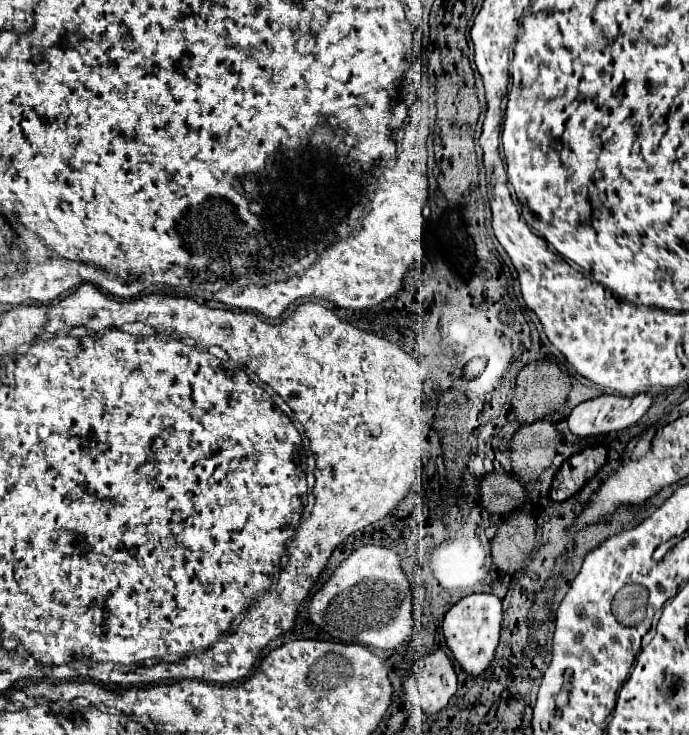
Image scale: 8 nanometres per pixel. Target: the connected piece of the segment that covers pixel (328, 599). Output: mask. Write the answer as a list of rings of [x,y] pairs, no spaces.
[[[364,545],[356,549],[344,563],[336,567],[330,579],[322,585],[322,589],[318,589],[312,595],[308,605],[308,619],[312,621],[312,625],[316,625],[332,639],[338,639],[342,643],[360,643],[380,651],[388,651],[404,643],[412,635],[414,621],[412,621],[412,589],[408,577],[400,567],[400,557],[382,545]]]

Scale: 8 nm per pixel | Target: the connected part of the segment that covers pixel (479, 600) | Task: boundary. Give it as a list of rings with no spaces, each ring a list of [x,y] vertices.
[[[474,593],[462,597],[446,615],[444,615],[444,639],[448,649],[452,651],[458,665],[468,675],[480,675],[488,669],[494,651],[500,639],[500,623],[502,623],[502,601],[488,593]]]

